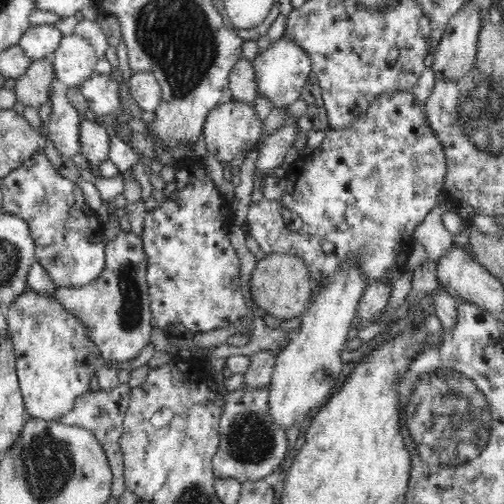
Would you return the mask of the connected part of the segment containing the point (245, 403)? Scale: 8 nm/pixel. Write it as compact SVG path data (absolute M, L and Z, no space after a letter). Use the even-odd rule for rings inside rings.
M270 385L252 389L244 387L224 396L225 408L219 422L219 449L213 459L213 474L218 478L236 478L240 483L254 482L274 473L286 459L287 430L278 427L268 411Z

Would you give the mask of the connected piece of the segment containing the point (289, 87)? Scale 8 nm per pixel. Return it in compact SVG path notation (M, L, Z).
M280 37L265 52L257 55L252 64L258 95L266 96L276 108L288 107L300 99L302 88L312 72L312 62L308 54L290 37Z

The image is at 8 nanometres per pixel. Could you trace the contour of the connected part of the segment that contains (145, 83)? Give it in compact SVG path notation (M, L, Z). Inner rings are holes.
M140 71L129 78L129 88L141 110L156 110L162 100L161 86L157 78L148 71Z

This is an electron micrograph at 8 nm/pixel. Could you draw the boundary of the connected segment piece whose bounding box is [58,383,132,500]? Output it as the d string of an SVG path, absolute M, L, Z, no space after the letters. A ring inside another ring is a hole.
M119 383L116 388L109 391L100 389L99 391L88 391L80 395L70 412L64 413L58 421L62 423L70 423L70 425L86 427L86 429L94 432L96 439L102 443L104 451L111 466L113 473L112 499L118 499L126 491L125 479L123 476L125 470L124 455L122 455L122 447L120 447L120 438L124 434L123 422L128 410L128 404L132 398L130 393L132 388L126 384Z

